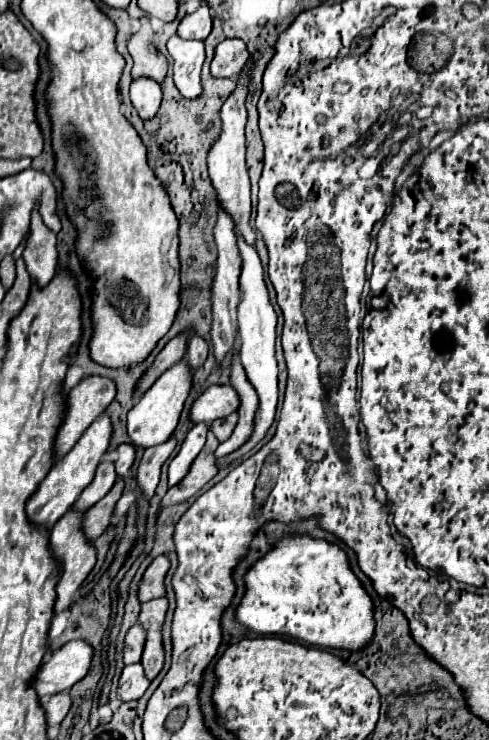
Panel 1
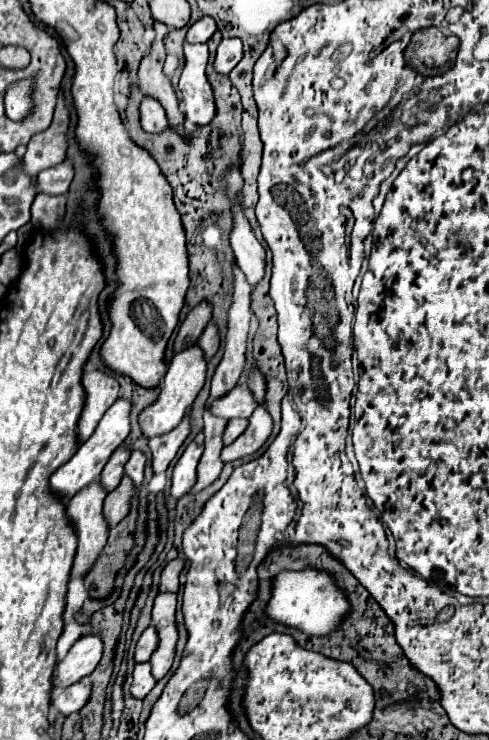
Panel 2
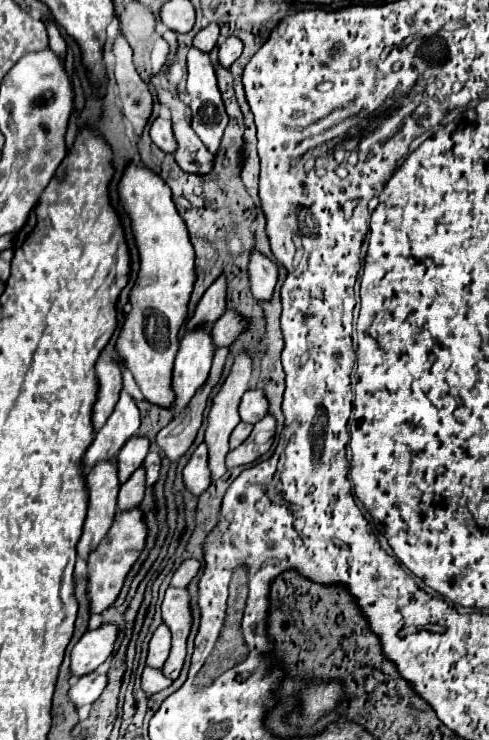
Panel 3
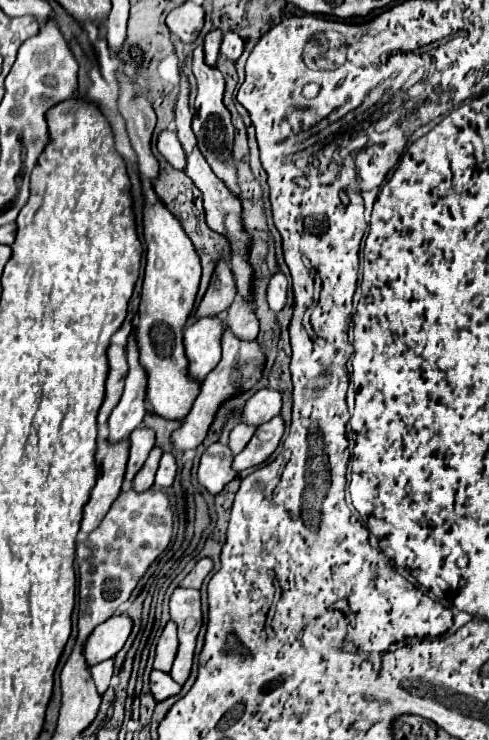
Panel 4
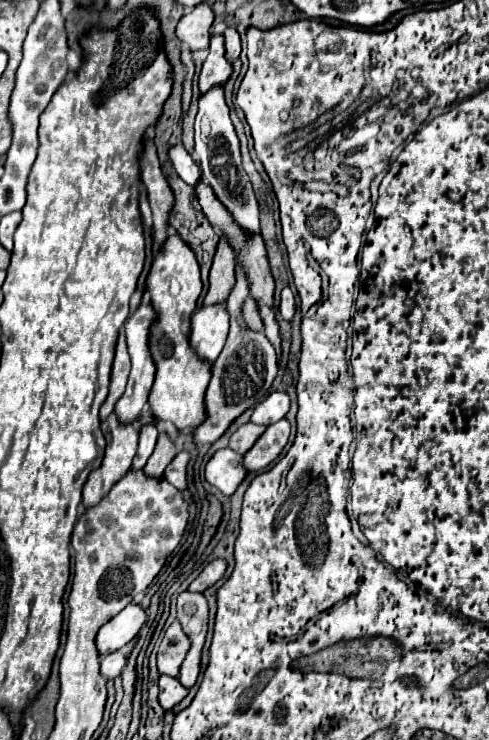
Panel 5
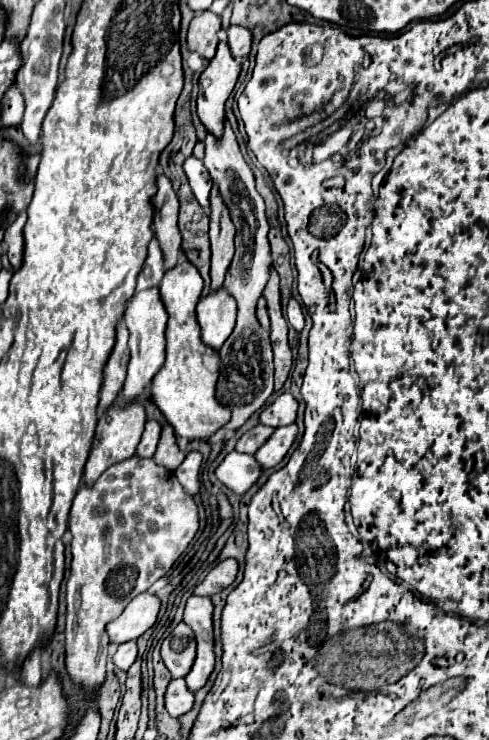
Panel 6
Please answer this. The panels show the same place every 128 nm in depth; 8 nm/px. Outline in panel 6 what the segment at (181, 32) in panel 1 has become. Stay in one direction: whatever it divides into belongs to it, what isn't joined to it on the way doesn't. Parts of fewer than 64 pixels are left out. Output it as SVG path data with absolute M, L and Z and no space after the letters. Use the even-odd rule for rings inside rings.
M226 40L218 42L216 56L208 62L198 80L198 118L216 136L222 134L224 104L234 90L240 64L232 58Z

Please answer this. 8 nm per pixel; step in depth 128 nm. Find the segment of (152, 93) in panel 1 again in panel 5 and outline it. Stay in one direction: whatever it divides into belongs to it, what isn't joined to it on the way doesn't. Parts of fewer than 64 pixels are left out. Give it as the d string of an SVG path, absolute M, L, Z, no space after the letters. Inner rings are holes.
M176 144L176 146L172 146L172 148L168 150L168 158L170 158L174 170L178 172L178 176L180 176L186 184L194 186L196 180L200 178L200 164L188 154L188 150L186 150L182 144Z

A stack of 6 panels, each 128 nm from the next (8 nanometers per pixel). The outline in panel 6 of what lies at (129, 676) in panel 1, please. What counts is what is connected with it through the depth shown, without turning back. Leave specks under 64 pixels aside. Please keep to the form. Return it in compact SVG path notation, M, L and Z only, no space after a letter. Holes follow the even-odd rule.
M184 678L170 680L166 694L164 694L164 706L166 706L168 714L178 718L192 708L192 702L194 702L194 694L188 690Z

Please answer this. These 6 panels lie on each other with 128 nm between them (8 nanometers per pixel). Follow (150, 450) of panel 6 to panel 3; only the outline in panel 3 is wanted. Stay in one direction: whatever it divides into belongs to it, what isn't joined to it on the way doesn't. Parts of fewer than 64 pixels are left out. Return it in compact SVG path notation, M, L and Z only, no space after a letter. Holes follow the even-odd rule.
M132 436L120 450L120 454L116 456L116 464L118 464L118 480L120 484L124 484L130 474L134 470L140 468L144 456L148 454L148 438L140 438L140 436Z

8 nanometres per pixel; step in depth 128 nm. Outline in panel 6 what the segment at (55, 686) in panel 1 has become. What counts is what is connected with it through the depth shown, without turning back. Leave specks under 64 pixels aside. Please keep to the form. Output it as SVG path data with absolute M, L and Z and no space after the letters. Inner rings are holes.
M148 592L136 596L118 618L108 622L106 634L110 642L122 644L122 642L136 640L156 622L158 612L160 612L160 602L156 596Z

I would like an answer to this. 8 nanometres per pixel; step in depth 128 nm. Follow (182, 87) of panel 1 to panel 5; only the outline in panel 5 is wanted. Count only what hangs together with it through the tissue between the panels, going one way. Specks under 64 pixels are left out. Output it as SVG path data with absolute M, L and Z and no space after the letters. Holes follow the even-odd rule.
M212 86L212 90L204 92L198 100L198 114L196 114L196 136L194 136L194 152L196 158L200 160L202 176L206 182L212 186L214 194L218 200L232 212L234 220L248 232L260 232L260 222L258 222L258 202L252 190L252 184L242 168L242 158L240 158L240 146L238 146L238 136L230 120L230 110L224 102L224 90L222 86Z

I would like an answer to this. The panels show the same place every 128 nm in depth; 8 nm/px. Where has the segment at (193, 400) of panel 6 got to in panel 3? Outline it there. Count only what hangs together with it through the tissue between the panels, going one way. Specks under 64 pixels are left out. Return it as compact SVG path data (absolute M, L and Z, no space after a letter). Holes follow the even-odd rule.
M130 160L118 180L118 198L120 198L120 206L124 208L124 212L130 218L130 226L132 226L132 234L134 234L134 242L138 248L138 256L140 256L140 270L138 270L138 278L132 286L130 292L130 314L126 314L126 320L122 324L120 336L116 340L116 350L122 356L124 366L128 366L128 370L134 374L136 384L140 386L144 398L152 404L158 406L172 406L174 402L174 392L170 386L172 380L172 364L174 364L174 356L178 350L178 330L182 326L182 322L186 320L188 314L188 300L192 294L192 286L196 280L194 274L194 250L188 238L188 230L184 220L180 218L174 202L172 202L172 190L168 188L168 184L164 184L164 180L160 176L156 176L156 172L152 172L146 166L138 166L134 160Z

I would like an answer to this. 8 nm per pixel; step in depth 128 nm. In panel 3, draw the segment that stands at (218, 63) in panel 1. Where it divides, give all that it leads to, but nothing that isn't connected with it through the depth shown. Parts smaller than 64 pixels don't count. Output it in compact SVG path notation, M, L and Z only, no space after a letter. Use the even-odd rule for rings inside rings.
M234 36L226 38L222 44L220 44L220 52L218 52L218 62L224 66L224 68L230 68L232 62L242 54L242 42Z

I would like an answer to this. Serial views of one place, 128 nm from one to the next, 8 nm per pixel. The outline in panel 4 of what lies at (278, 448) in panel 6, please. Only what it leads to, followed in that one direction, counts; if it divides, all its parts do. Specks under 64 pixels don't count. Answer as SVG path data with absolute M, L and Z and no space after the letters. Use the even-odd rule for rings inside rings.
M280 416L268 420L264 426L258 426L252 440L246 444L246 448L234 456L232 468L236 472L242 472L246 468L254 468L262 464L278 446L284 432L284 422Z

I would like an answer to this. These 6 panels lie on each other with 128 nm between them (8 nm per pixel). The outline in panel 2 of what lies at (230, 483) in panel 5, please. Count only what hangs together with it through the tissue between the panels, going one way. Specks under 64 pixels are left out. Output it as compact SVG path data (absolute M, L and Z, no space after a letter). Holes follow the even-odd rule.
M198 432L196 438L186 446L184 454L180 456L180 460L174 466L172 488L170 488L170 494L174 498L182 498L194 486L196 466L198 466L198 460L202 456L202 450L204 450L204 434Z

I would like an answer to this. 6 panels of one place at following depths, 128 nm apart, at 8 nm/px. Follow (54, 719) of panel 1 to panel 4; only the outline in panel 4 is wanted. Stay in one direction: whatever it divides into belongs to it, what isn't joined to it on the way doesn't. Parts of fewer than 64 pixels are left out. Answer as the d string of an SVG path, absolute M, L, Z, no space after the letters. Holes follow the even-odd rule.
M106 660L106 662L100 662L90 668L90 676L92 676L98 692L102 692L102 694L108 690L112 674L114 674L114 660Z

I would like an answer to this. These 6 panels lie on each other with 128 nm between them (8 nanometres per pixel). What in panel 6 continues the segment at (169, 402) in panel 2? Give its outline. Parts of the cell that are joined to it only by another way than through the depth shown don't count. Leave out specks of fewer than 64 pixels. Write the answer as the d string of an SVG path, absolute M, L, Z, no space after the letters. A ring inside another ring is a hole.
M220 288L198 302L196 316L202 328L202 342L214 350L220 350L224 340L232 334L236 320L236 302L224 288Z

